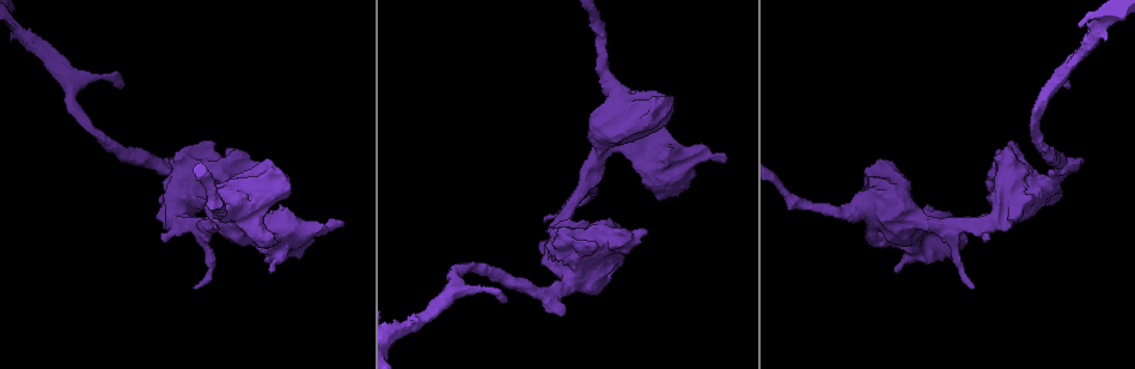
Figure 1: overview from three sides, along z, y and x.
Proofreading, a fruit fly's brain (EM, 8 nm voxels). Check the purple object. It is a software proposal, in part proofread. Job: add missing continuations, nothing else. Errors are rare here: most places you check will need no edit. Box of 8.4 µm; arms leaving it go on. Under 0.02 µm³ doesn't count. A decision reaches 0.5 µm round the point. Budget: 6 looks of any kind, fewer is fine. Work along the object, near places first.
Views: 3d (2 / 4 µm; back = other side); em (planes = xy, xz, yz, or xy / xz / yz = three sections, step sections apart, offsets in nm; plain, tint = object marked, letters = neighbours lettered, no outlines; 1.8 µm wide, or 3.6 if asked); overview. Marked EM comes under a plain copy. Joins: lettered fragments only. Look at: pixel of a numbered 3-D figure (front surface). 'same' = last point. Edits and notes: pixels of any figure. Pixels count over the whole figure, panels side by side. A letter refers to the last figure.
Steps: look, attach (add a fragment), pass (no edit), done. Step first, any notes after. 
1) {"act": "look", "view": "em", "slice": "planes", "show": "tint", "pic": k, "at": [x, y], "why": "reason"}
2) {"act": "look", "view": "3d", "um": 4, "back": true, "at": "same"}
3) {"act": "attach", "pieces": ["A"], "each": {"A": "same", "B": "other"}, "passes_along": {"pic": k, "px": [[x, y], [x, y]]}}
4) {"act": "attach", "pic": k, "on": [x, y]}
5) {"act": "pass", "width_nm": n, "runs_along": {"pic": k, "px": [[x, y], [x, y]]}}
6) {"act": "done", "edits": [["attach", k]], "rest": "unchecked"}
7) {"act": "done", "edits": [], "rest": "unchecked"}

{"act": "look", "view": "em", "um": 3.6, "slice": "yz", "step": 16, "show": "tint", "pic": 1, "at": [189, 147], "why": "thick end"}

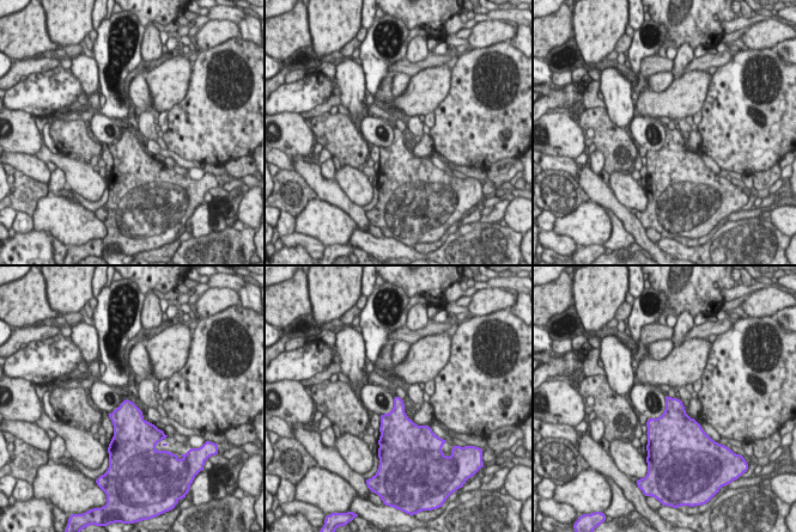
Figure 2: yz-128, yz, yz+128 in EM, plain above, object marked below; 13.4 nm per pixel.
{"act": "look", "view": "em", "um": 3.6, "slice": "planes", "show": "letters", "at": "same", "why": "another direction"}

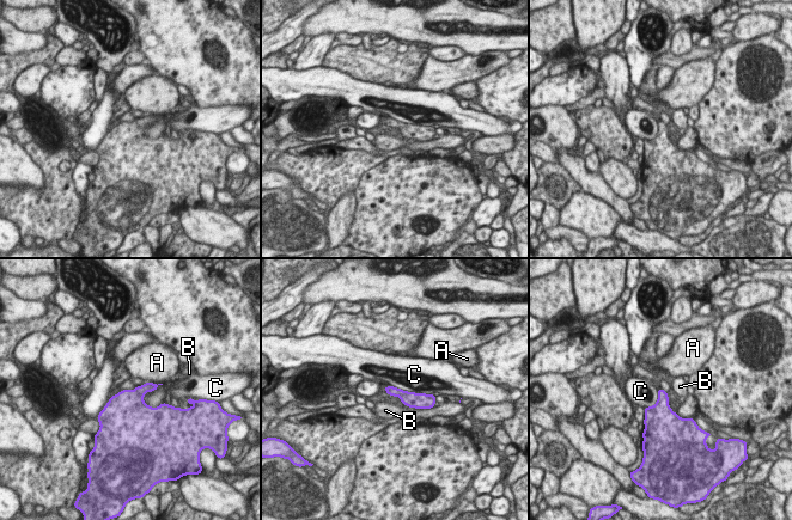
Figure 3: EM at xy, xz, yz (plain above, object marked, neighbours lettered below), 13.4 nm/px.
{"act": "pass", "each": {"A": "other", "B": "other", "C": "other"}, "border": {"pic": 3, "px": [[163, 384], [144, 396], [148, 407]]}, "found": "none of them fits"}

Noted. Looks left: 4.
{"act": "look", "view": "em", "um": 3.6, "slice": "xy", "step": 8, "show": "letters", "pic": 1, "at": [123, 86], "why": "an open end"}

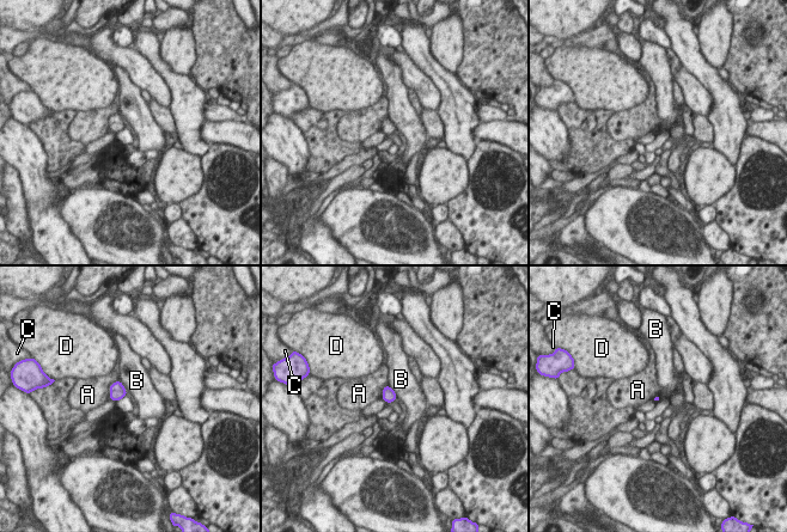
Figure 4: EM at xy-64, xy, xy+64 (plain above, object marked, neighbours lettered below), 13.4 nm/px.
{"act": "look", "view": "em", "um": 3.6, "slice": "planes", "show": "letters", "at": "same", "why": "cut it another way"}

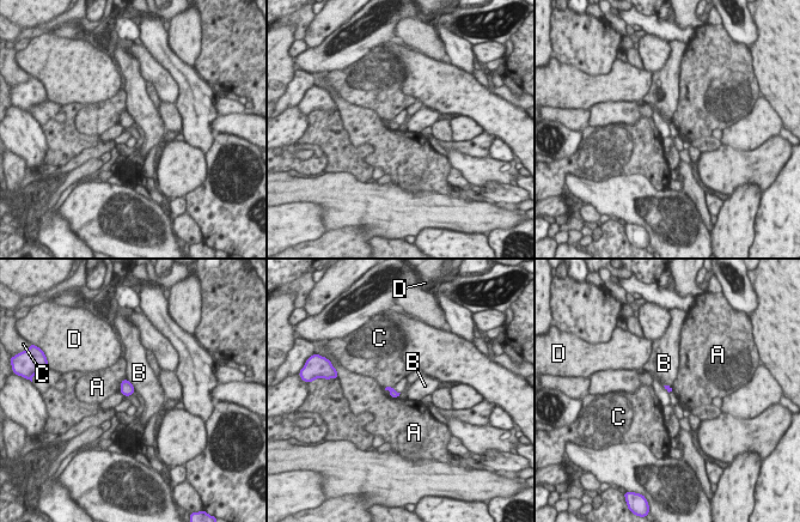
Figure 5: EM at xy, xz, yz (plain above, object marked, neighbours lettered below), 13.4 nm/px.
{"act": "pass", "each": {"A": "other", "B": "other", "C": "other", "D": "other"}, "border": {"pic": 5, "px": [[126, 378], [135, 390]]}, "found": "none of them fits"}

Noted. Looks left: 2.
{"act": "look", "view": "em", "slice": "yz", "step": 16, "show": "tint", "pic": 1, "at": [727, 157], "why": "free end"}

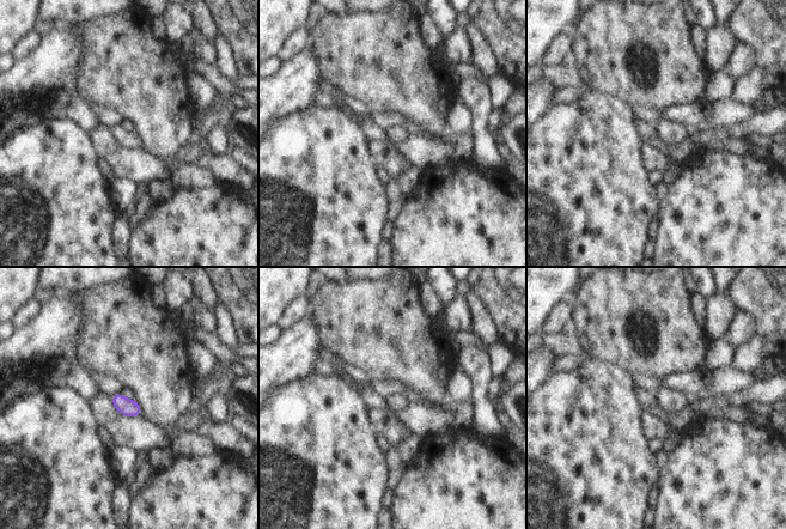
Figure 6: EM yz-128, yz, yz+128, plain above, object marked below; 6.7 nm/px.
{"act": "look", "view": "em", "slice": "planes", "show": "letters", "at": "same", "why": "cut it another way"}

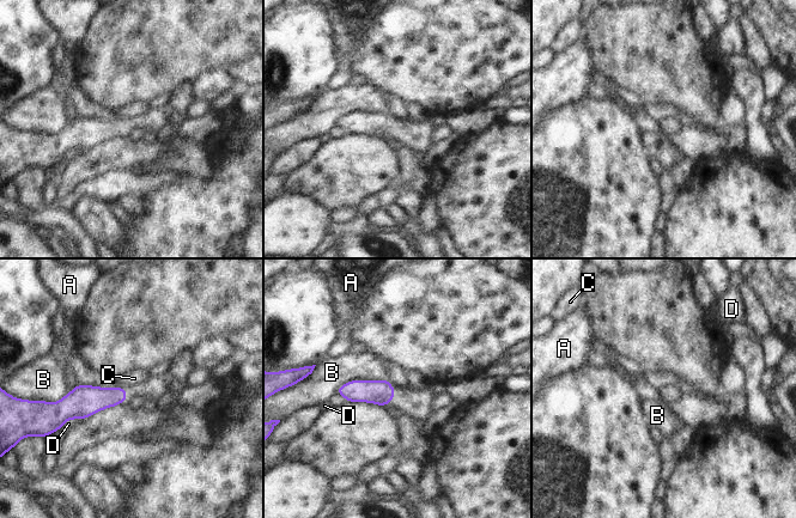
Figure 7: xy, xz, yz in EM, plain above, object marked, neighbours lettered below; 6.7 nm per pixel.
{"act": "pass", "longest_contact_nm": ["B", 360], "each": {"A": "other", "B": "other", "C": "other", "D": "other"}, "border": {"pic": 7, "px": [[120, 385], [126, 390]]}, "found": "none of them fits"}

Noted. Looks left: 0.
{"act": "done", "edits": [], "rest": "unchecked"}

